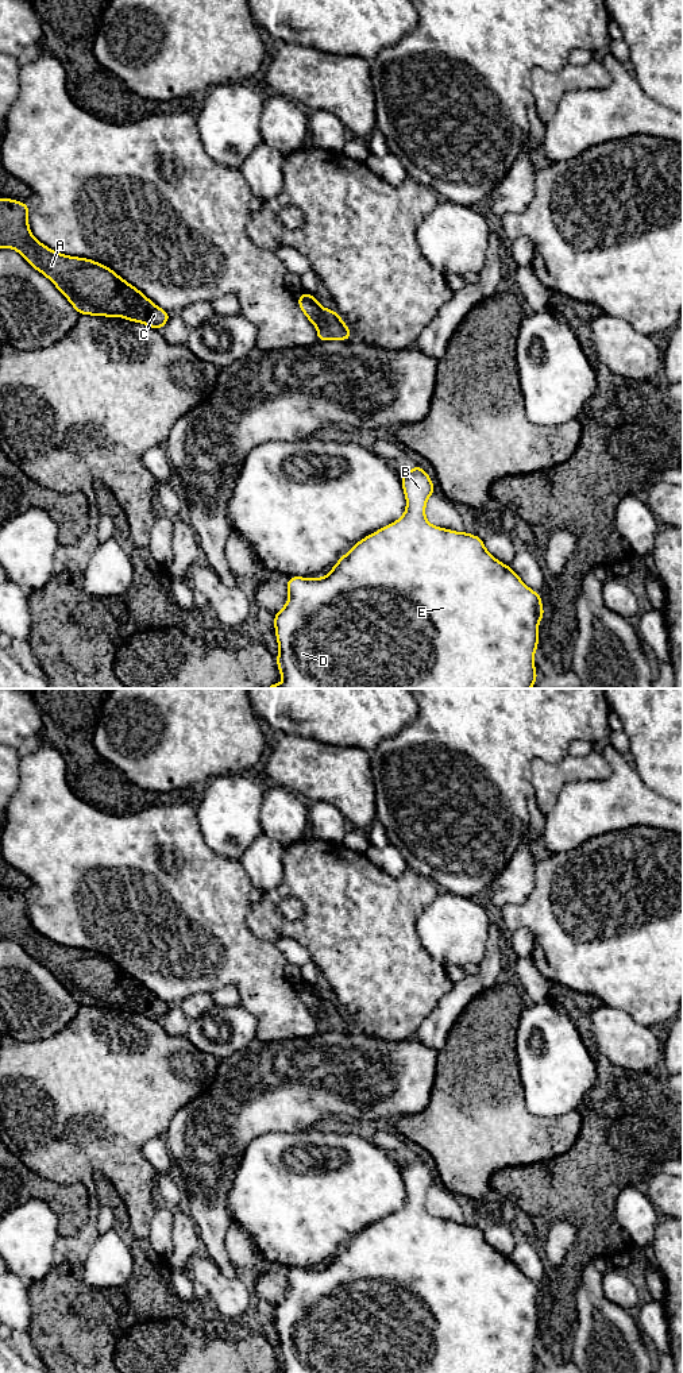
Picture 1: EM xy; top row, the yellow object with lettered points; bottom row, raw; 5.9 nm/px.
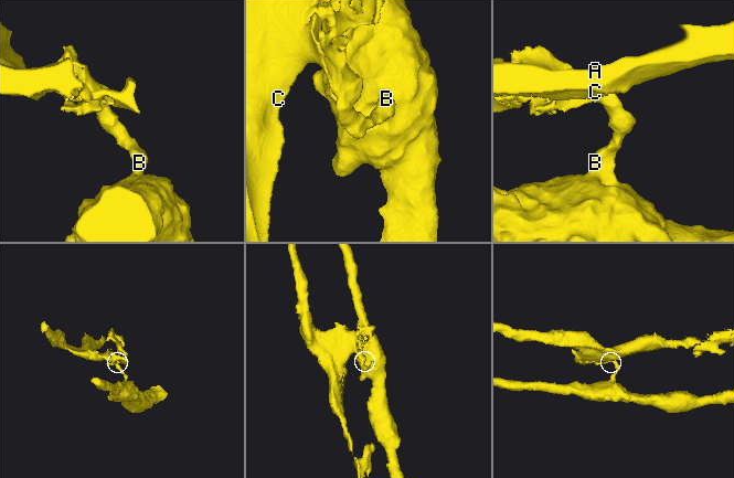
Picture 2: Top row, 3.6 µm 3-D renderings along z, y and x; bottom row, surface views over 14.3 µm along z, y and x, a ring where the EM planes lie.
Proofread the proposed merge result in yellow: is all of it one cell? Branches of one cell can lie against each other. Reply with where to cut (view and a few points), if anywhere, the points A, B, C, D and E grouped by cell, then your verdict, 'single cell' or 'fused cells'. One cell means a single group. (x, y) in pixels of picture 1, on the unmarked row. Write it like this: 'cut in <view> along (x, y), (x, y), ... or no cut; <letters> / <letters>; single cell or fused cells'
cut in xy along (307, 986), (320, 999), (323, 1007), (323, 1014), (317, 1019); A C / B D E; fused cells

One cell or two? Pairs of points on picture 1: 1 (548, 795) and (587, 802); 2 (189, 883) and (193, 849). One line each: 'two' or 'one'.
1: two
2: one

